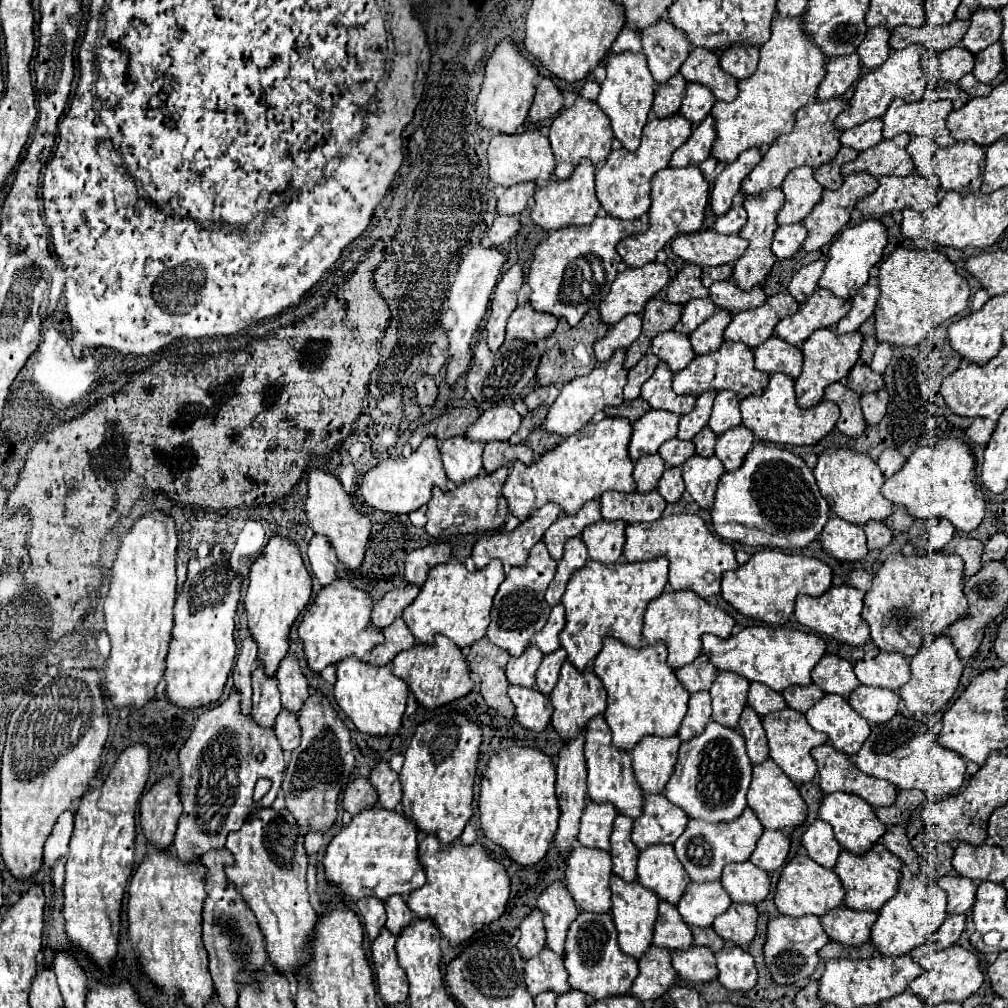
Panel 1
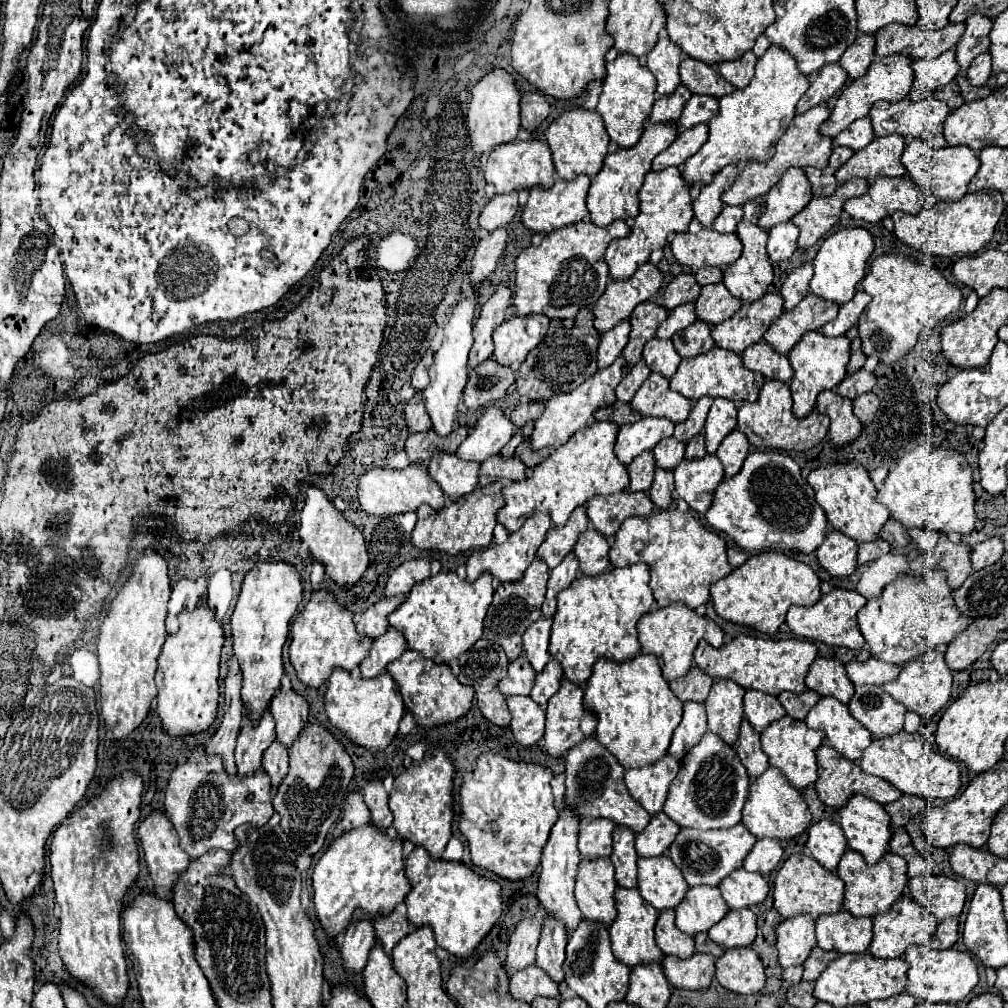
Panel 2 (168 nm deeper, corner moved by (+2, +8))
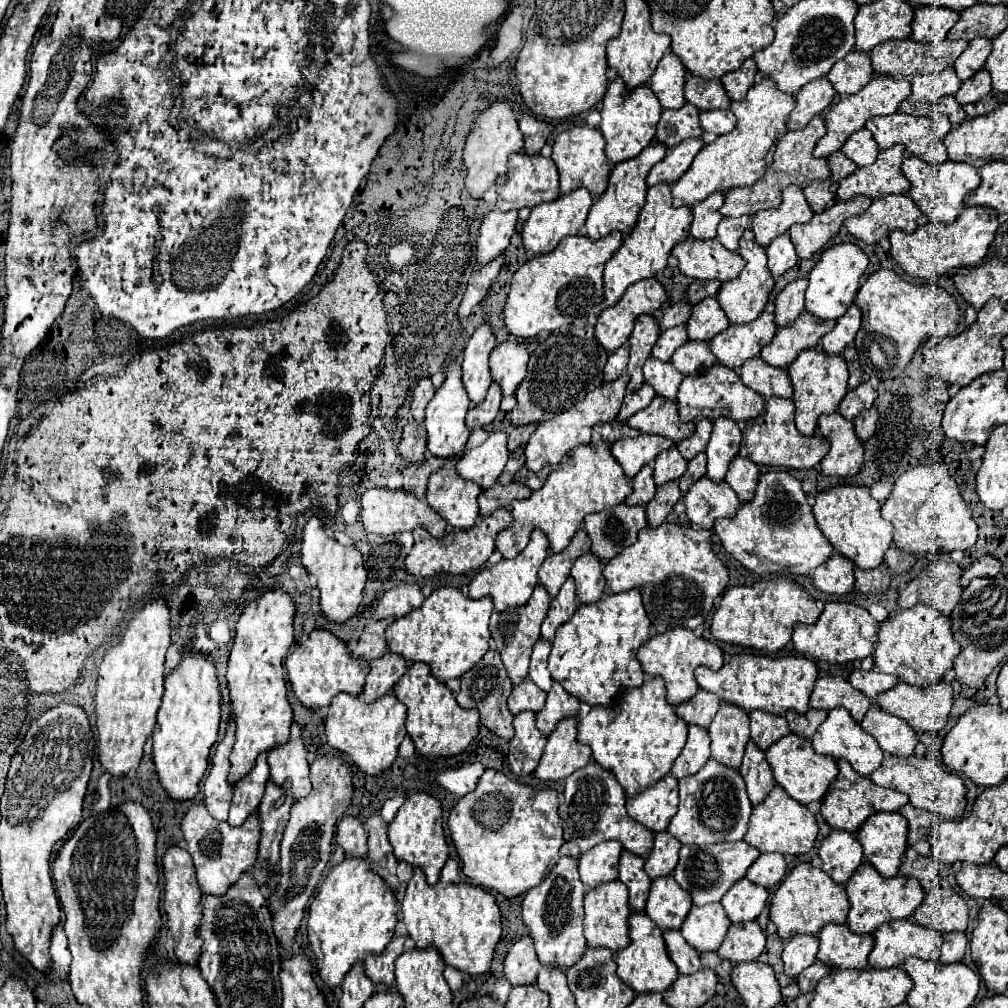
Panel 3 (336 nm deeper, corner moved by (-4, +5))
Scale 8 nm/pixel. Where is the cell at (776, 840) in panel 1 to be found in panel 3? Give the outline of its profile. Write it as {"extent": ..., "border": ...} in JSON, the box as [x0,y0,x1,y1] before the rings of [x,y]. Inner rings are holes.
{"extent":[746,854,786,888],"border":[[[762,854],[750,868],[746,878],[752,884],[774,888],[786,876],[786,860],[782,854]]]}

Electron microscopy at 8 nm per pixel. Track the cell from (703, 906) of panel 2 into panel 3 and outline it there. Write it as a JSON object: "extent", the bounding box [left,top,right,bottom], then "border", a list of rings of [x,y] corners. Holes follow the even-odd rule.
{"extent":[680,904,730,952],"border":[[[706,904],[706,906],[694,906],[690,910],[680,928],[680,934],[698,952],[714,952],[726,938],[728,928],[730,920],[724,914],[722,906]]]}

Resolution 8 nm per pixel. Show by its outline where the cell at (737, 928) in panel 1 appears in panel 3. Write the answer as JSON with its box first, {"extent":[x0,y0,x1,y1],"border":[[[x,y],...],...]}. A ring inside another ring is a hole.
{"extent":[718,922,766,964],"border":[[[744,922],[744,924],[732,924],[726,940],[718,948],[720,958],[730,960],[732,964],[740,962],[752,962],[756,960],[766,944],[766,936],[758,922]]]}

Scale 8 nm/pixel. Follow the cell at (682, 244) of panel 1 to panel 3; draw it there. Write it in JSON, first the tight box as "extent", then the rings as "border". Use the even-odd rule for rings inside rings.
{"extent":[672,240,744,280],"border":[[[686,240],[672,250],[678,258],[678,268],[684,276],[696,280],[736,280],[744,262],[738,252],[728,252],[714,240]]]}

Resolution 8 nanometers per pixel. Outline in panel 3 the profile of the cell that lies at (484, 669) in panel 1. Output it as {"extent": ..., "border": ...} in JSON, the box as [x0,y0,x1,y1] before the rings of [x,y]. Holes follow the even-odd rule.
{"extent":[456,650,514,740],"border":[[[496,650],[486,652],[484,658],[480,660],[480,664],[476,664],[476,668],[468,670],[464,674],[464,678],[460,678],[460,684],[462,684],[462,690],[456,696],[460,708],[470,710],[474,706],[478,710],[478,714],[480,714],[480,722],[490,732],[494,732],[500,738],[510,740],[514,736],[514,726],[512,726],[514,716],[508,712],[506,700],[508,700],[508,696],[512,692],[512,682],[510,682],[508,674],[506,674],[506,668],[504,668],[502,660],[500,660],[500,654]]]}

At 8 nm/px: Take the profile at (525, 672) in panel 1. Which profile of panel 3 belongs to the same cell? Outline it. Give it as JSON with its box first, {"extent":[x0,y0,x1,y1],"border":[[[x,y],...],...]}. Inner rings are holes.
{"extent":[508,680,546,716],"border":[[[524,680],[524,684],[514,686],[514,690],[508,698],[508,708],[514,716],[524,710],[540,712],[544,706],[544,700],[546,700],[546,692],[540,692],[540,688],[536,688],[536,684],[532,684],[532,680]]]}

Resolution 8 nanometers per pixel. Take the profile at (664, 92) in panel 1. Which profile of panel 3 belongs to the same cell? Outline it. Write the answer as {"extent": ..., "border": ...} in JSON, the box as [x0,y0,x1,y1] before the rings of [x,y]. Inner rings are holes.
{"extent":[656,104,704,148],"border":[[[686,104],[678,110],[664,110],[658,122],[656,140],[666,148],[678,146],[686,138],[702,138],[704,130],[698,120],[698,108]]]}

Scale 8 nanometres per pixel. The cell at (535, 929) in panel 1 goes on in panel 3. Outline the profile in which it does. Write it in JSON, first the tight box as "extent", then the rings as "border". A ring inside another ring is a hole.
{"extent":[504,936,540,986],"border":[[[530,936],[520,938],[504,958],[504,976],[510,986],[526,986],[536,982],[540,962],[536,960],[536,950]]]}

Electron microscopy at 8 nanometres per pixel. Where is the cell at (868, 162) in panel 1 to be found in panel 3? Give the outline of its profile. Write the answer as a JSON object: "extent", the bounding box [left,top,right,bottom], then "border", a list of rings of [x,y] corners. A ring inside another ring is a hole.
{"extent":[838,146,908,200],"border":[[[892,146],[880,150],[874,164],[858,168],[852,176],[844,178],[838,186],[838,200],[852,200],[854,196],[888,196],[888,194],[906,194],[908,182],[900,170],[904,160],[904,150]]]}

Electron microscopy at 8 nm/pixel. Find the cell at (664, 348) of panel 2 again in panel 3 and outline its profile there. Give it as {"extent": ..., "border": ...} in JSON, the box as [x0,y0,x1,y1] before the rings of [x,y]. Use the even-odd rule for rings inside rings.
{"extent":[642,358,682,400],"border":[[[648,358],[642,370],[644,370],[646,384],[650,384],[658,396],[666,400],[676,400],[682,376],[680,372],[676,372],[676,368],[672,368],[672,364],[664,364],[660,360]]]}

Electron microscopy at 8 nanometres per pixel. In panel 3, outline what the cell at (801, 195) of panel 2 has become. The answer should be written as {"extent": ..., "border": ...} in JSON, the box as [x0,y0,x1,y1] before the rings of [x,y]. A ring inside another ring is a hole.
{"extent":[750,188,812,248],"border":[[[786,188],[782,196],[782,204],[772,210],[760,210],[754,216],[750,230],[754,232],[756,242],[766,248],[774,238],[788,232],[792,224],[806,224],[812,218],[812,210],[804,200],[800,188]]]}

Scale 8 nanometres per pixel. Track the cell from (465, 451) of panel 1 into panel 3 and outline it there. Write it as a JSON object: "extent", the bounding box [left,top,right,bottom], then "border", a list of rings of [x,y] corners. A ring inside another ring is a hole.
{"extent":[426,468,480,530],"border":[[[440,468],[430,474],[426,502],[452,530],[468,530],[478,518],[478,494],[480,490],[474,484],[464,484],[452,468]]]}

